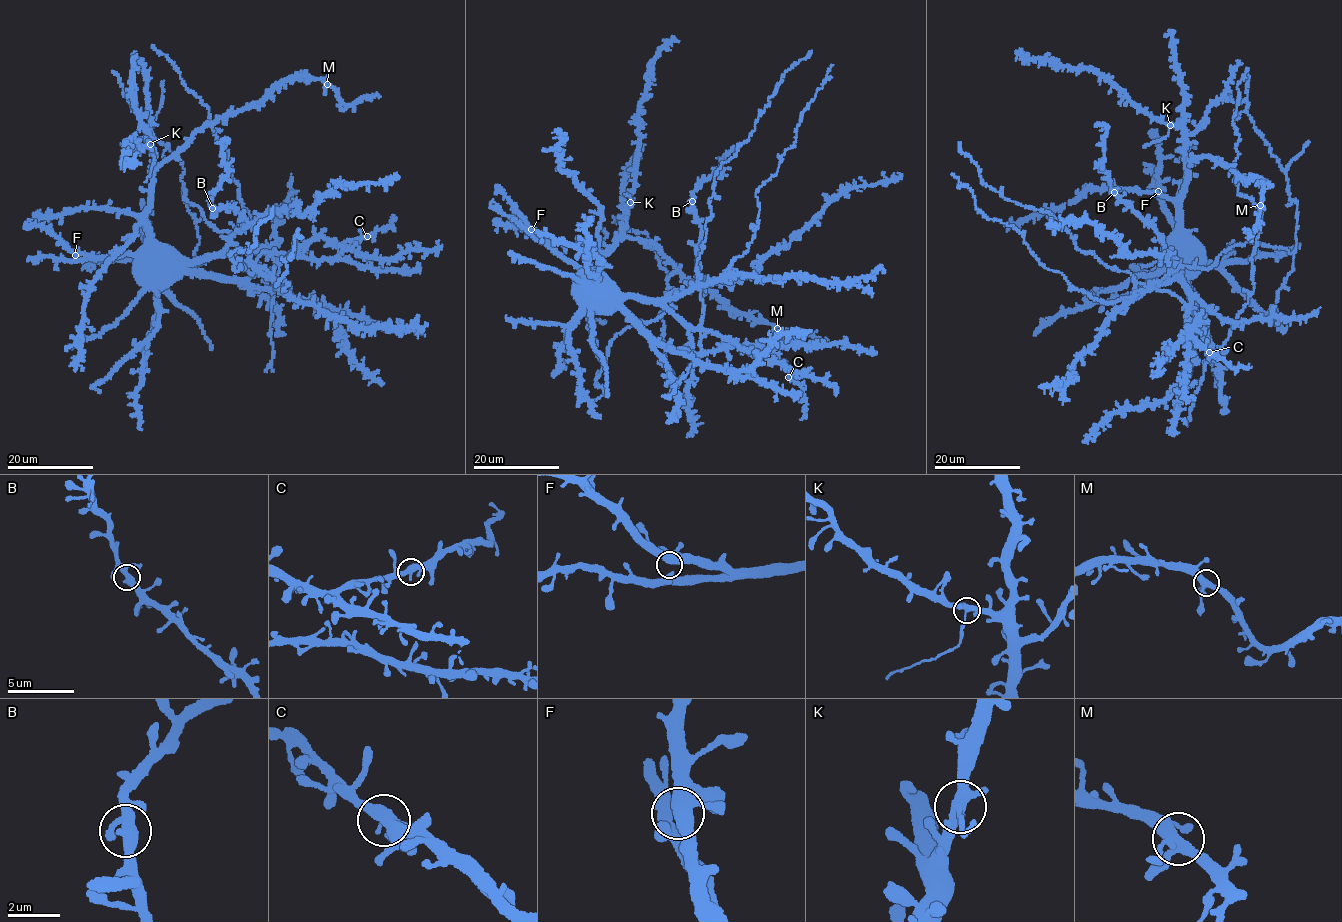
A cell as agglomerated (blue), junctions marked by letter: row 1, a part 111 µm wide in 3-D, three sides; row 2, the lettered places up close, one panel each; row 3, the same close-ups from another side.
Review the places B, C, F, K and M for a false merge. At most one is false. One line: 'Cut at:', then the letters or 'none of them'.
Cut at: K

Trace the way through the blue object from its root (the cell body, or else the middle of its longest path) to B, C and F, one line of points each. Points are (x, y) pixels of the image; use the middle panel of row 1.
B: (595, 282), (604, 283), (614, 297), (644, 300), (687, 290), (701, 274), (701, 229), (692, 201)
C: (595, 282), (604, 283), (614, 297), (662, 305), (693, 328), (717, 333), (744, 346), (767, 349), (788, 377)
F: (595, 282), (587, 272), (555, 254), (547, 240), (531, 229)

